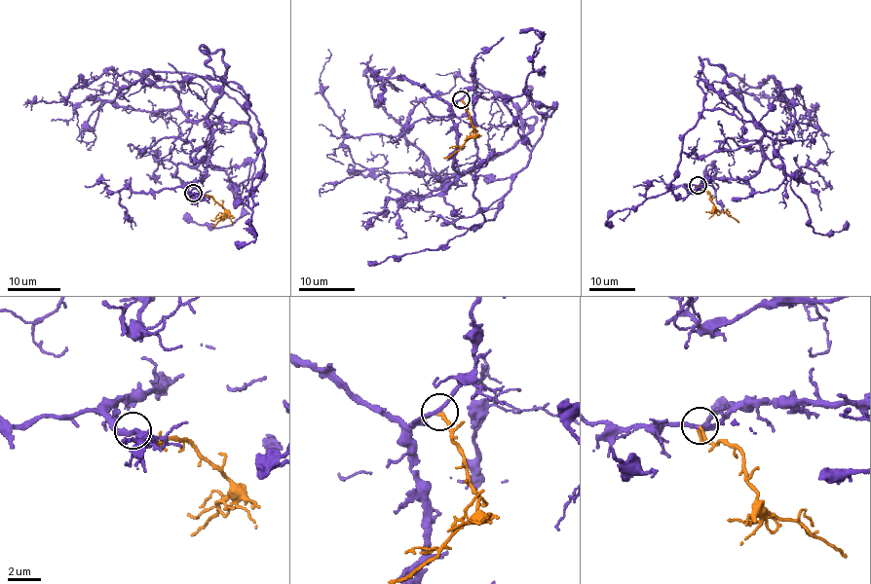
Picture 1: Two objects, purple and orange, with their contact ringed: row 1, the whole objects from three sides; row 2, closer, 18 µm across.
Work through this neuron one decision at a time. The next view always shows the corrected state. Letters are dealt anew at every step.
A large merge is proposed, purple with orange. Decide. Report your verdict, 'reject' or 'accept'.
accept

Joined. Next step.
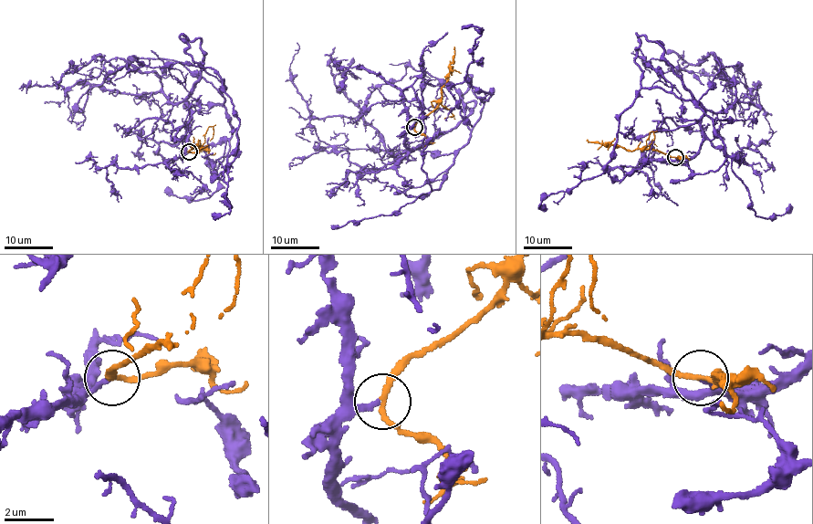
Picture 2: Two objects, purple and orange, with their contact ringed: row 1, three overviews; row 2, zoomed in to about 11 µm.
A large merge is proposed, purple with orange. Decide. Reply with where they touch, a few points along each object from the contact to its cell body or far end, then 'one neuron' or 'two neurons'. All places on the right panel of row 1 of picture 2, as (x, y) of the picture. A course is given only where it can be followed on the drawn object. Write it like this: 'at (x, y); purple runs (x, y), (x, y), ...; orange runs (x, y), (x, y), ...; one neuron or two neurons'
at (675, 157); purple runs (675, 157), (699, 150), (704, 107), (661, 44), (637, 35), (639, 95), (609, 160), (547, 210); orange runs (674, 157), (652, 149), (627, 150), (587, 140); one neuron

